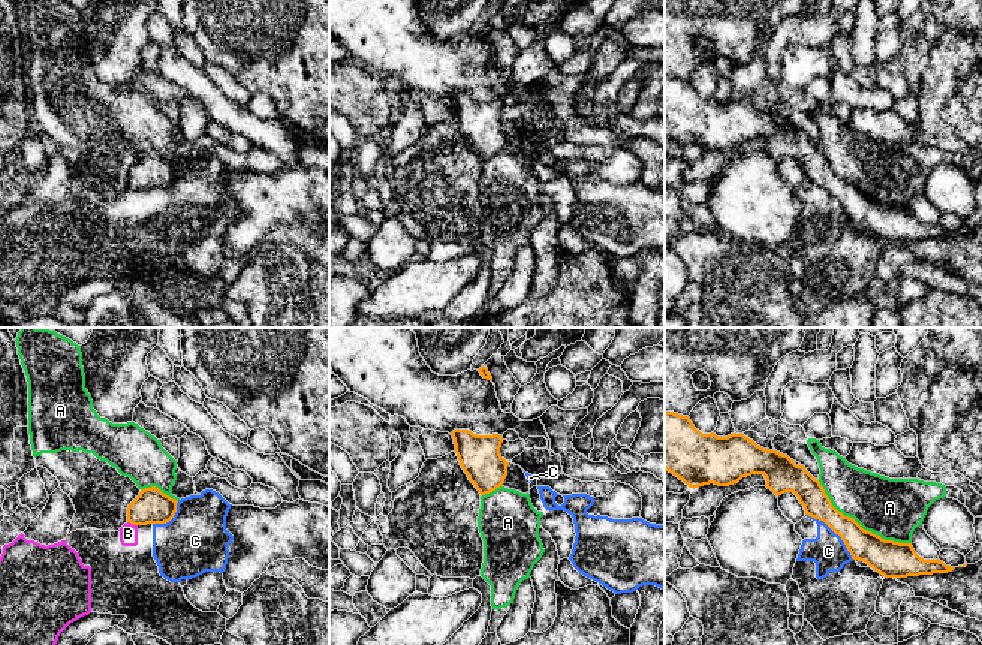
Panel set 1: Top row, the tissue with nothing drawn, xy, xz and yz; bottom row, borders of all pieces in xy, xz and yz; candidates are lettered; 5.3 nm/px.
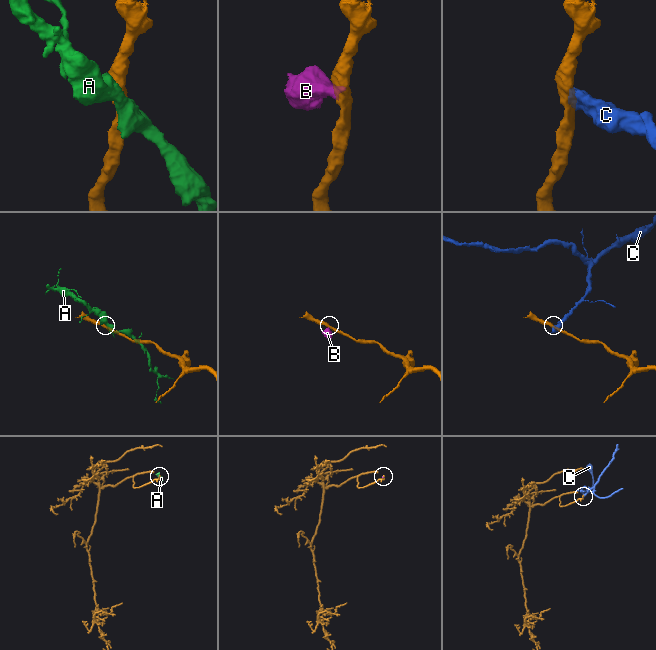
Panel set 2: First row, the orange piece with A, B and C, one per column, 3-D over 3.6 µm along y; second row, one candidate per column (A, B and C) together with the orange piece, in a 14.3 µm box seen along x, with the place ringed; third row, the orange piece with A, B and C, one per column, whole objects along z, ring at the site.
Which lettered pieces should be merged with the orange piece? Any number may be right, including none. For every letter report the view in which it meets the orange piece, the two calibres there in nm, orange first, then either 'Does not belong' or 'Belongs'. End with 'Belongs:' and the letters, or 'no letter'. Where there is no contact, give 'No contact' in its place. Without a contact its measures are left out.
A: Touches orange in yz. Thickness 190 nm (orange) against 320 nm. Does not belong
B: Touches orange in xy. Thickness 190 nm (orange) against 100 nm. Does not belong
C: Touches orange in yz. Thickness 160 nm (orange) against 190 nm. Does not belong
Belongs: no letter

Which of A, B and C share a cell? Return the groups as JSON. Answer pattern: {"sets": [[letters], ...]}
{"sets": [["A"], ["B", "C"]]}

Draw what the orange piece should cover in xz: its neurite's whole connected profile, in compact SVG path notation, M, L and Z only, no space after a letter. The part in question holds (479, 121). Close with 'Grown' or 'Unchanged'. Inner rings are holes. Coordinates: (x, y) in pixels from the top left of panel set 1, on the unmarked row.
M454 94L451 100L460 130L481 162L503 151L509 127L500 120L501 100L476 100L469 94Z. Unchanged

